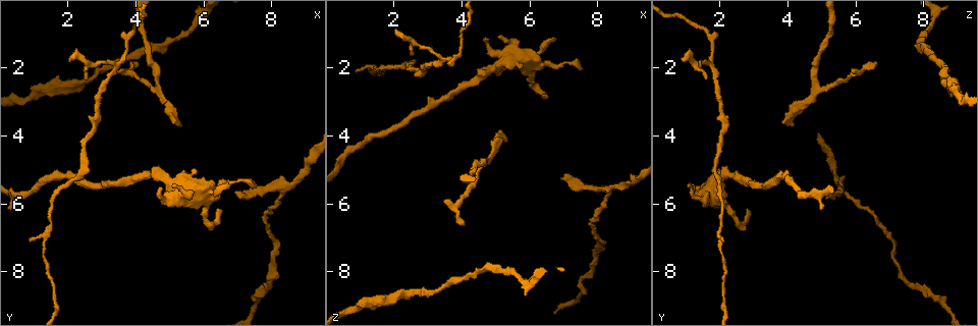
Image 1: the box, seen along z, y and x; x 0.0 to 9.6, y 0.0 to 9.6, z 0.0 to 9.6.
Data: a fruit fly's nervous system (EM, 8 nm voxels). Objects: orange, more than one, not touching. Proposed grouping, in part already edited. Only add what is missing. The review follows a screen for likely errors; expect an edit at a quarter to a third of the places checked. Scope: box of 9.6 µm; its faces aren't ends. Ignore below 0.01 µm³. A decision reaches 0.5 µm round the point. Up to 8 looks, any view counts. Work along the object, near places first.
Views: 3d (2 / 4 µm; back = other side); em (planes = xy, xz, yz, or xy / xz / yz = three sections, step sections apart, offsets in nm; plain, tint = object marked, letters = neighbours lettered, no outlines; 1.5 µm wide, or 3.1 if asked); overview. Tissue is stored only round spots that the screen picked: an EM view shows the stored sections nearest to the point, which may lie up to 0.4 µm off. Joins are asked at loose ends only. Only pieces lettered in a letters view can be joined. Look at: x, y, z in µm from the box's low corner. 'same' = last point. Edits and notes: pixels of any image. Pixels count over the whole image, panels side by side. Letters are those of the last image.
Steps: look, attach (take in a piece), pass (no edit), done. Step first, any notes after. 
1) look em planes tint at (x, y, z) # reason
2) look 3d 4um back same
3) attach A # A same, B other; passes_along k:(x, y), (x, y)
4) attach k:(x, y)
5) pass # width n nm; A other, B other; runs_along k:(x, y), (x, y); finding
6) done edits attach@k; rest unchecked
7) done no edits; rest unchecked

look em xy step 8 tint at (6.90, 5.60, 5.25) # free end

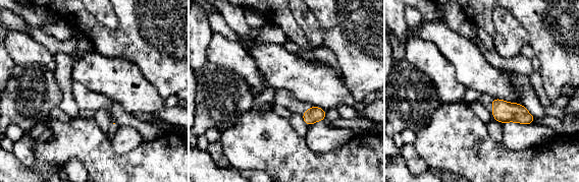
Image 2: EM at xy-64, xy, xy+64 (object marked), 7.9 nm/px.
look em planes letters same # another direction

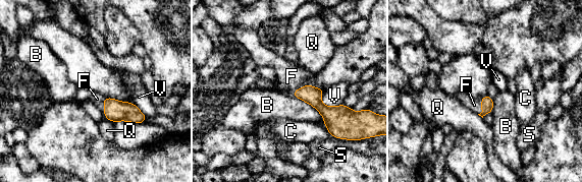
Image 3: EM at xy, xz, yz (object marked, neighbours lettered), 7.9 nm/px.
attach F # B other, C other, F same, Q other, S other, V other; passes_along 3:(309, 94), (299, 88), (292, 76); it goes on there

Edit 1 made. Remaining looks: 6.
look overview # see it whole again

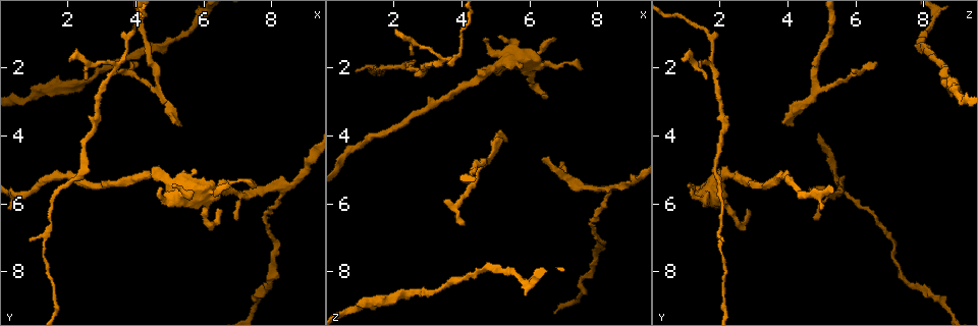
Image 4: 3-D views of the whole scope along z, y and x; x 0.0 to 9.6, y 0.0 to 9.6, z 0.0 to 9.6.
look em xy step 8 tint at (5.75, 5.00, 1.90)

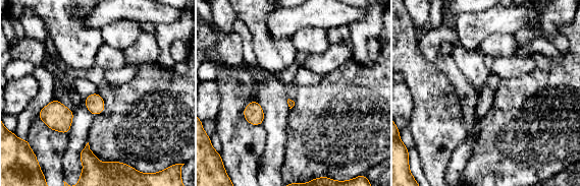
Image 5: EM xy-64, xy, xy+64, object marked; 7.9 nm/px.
look em planes letters same

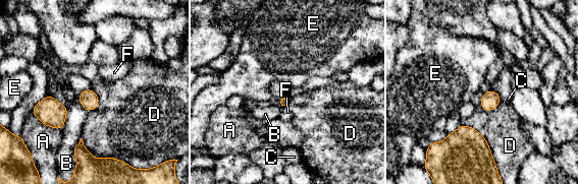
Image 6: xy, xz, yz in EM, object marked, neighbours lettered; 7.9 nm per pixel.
pass # A other, B other, C other, D other, E other, F other; border 6:(462, 124), (485, 139), (494, 163); none of them fits

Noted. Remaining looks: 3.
done edits attach@3; rest unchecked

